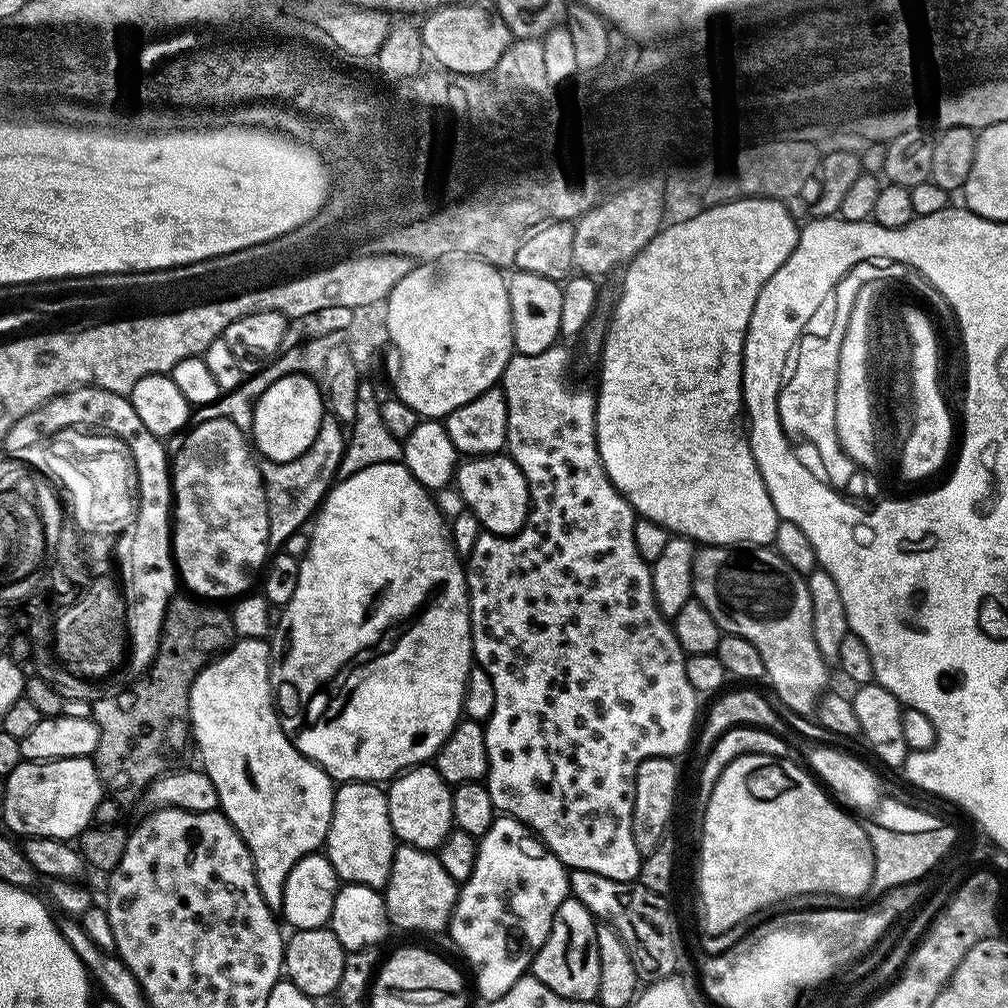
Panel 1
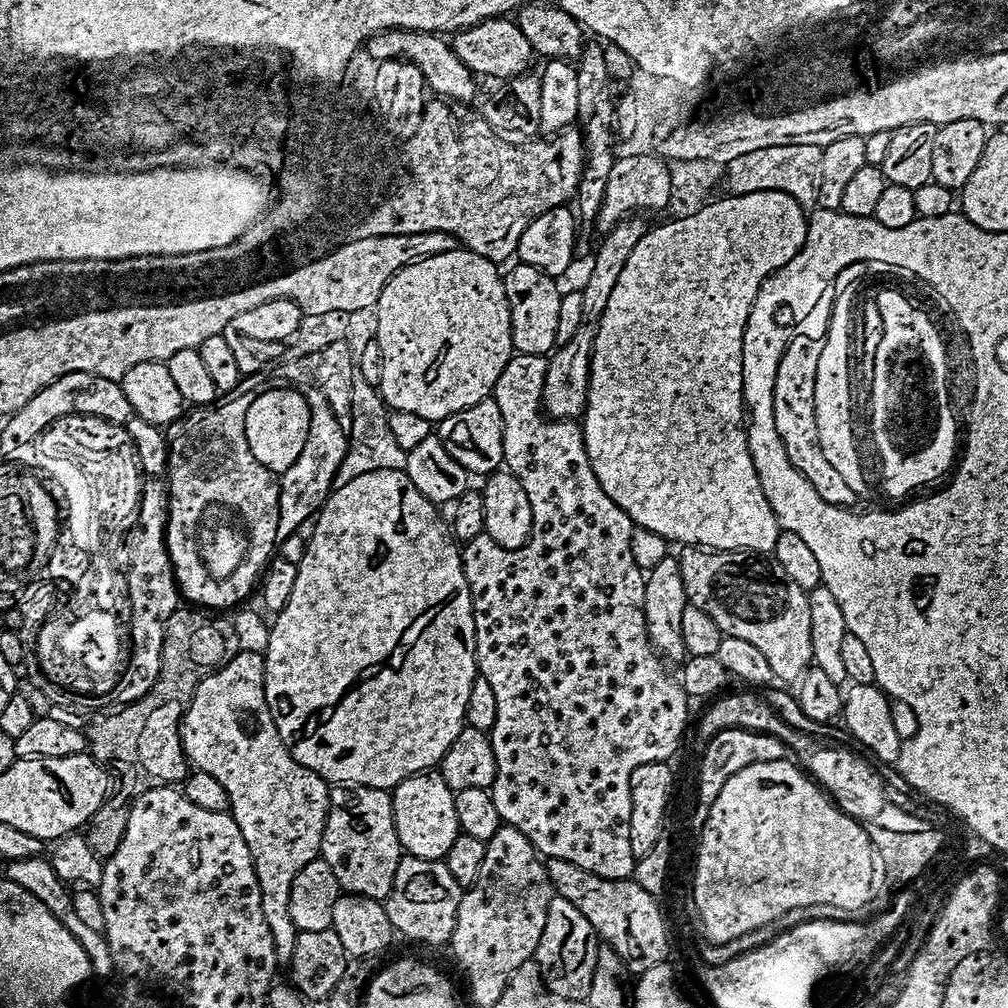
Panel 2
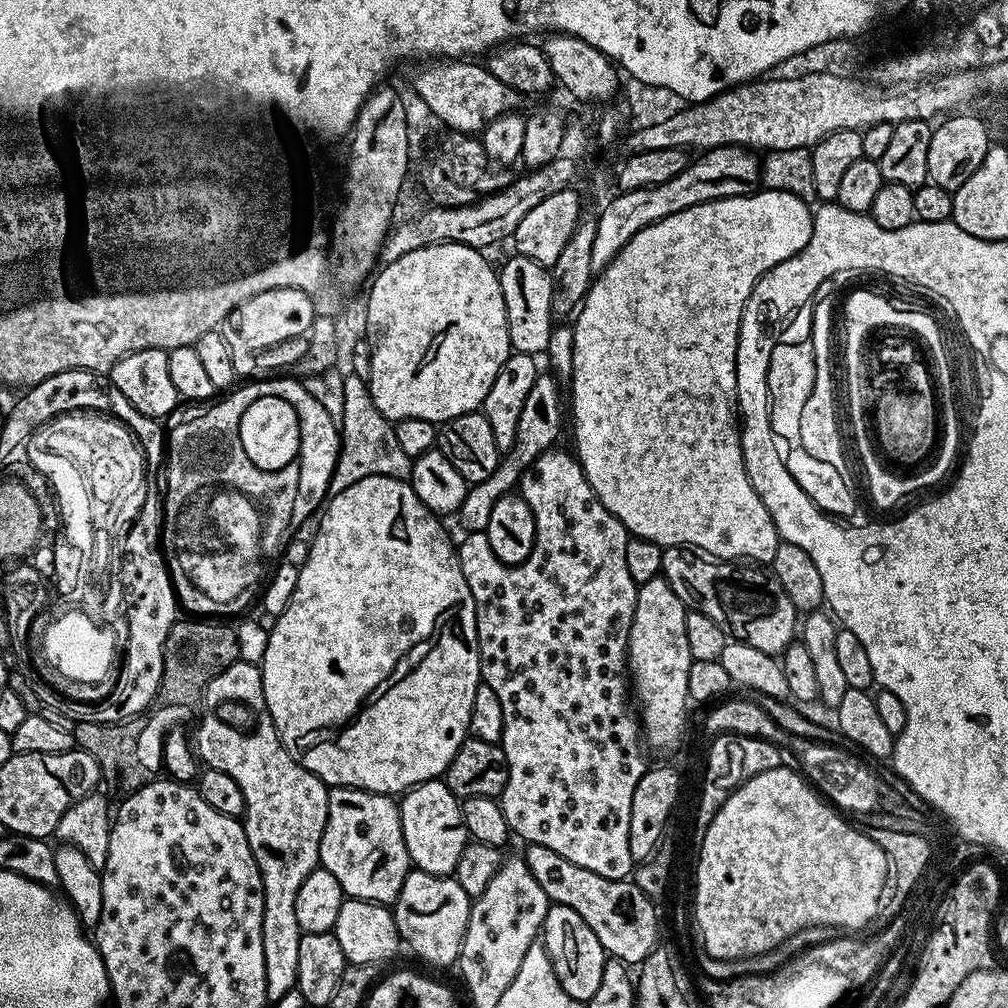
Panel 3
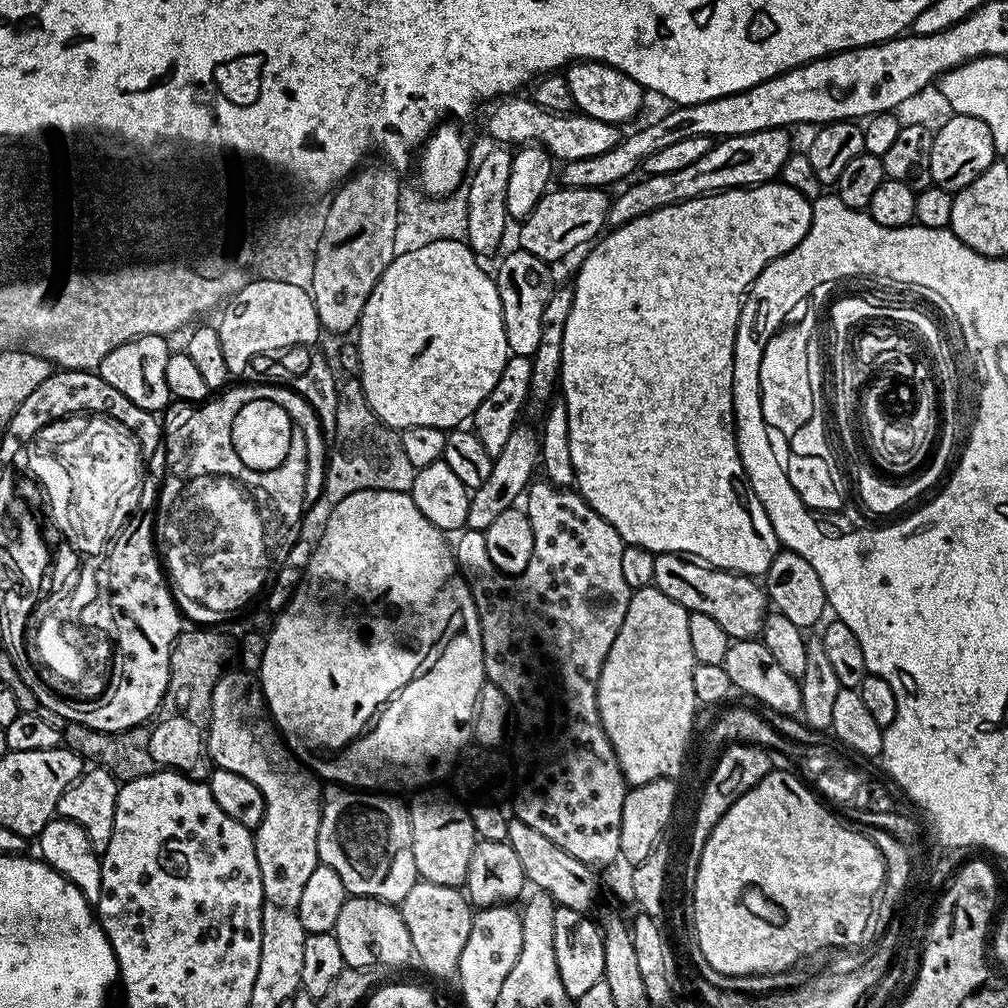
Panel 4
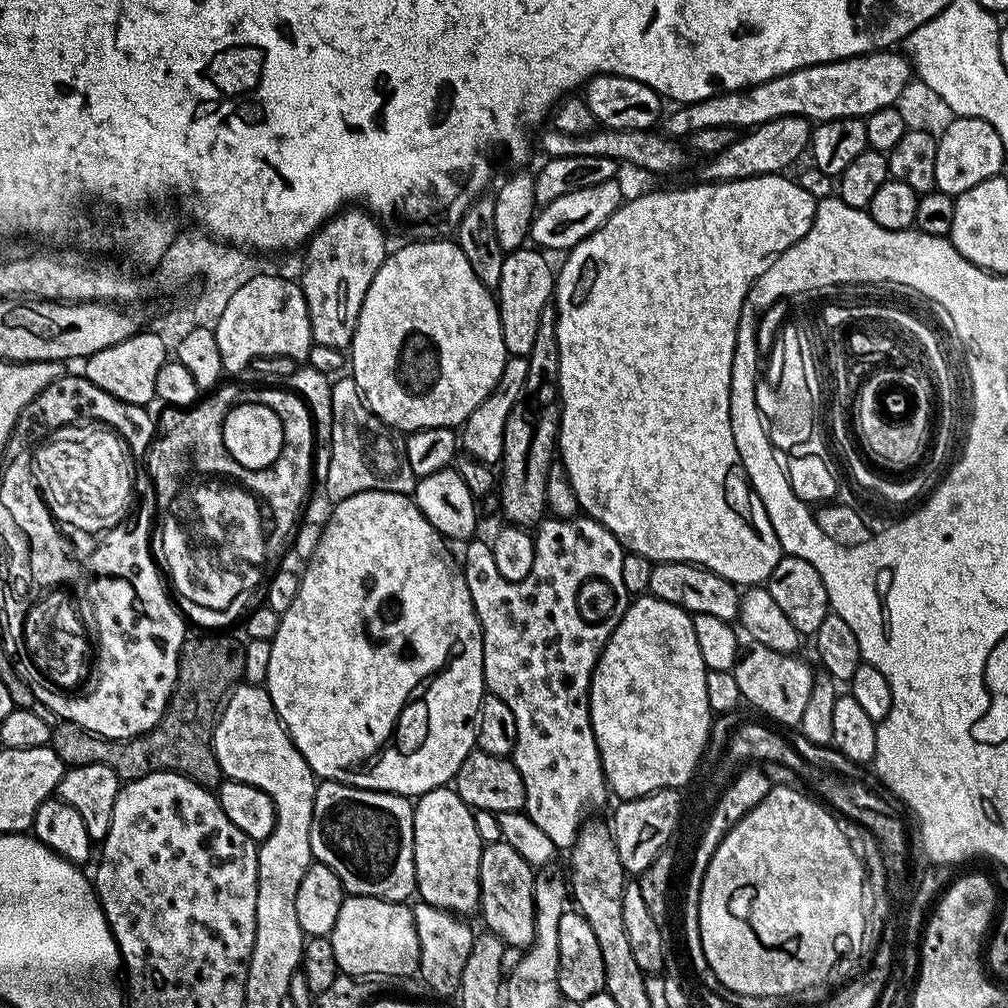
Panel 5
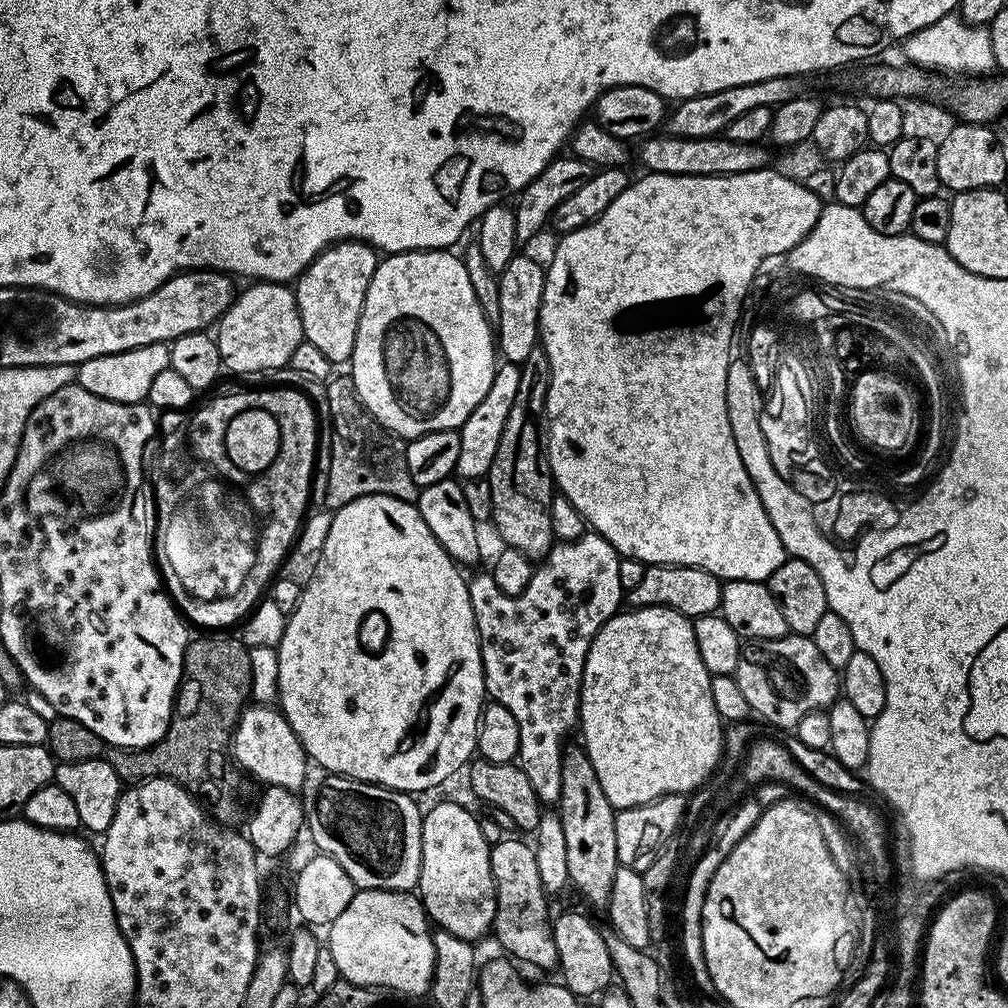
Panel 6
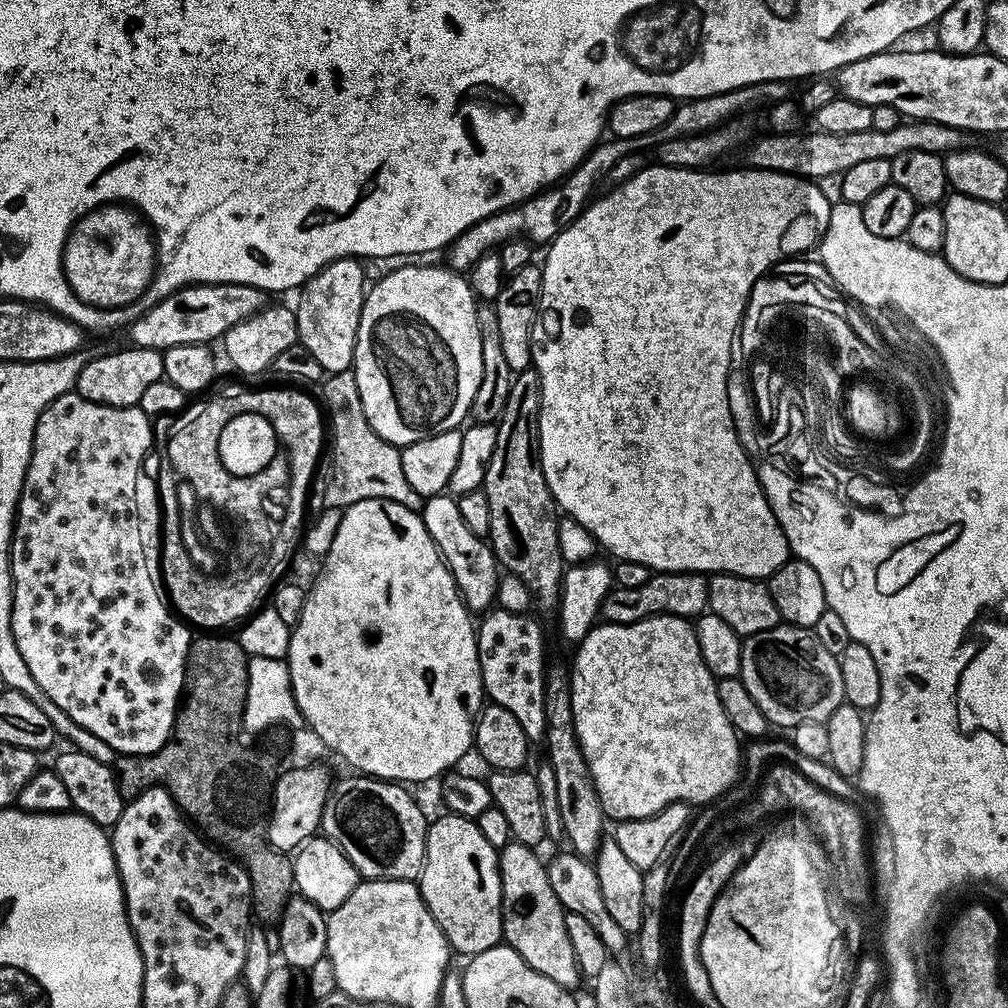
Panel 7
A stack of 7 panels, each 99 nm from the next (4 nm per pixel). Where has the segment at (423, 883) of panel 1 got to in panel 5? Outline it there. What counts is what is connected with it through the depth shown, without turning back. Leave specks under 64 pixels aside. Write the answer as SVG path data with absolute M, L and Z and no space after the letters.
M416 902L411 905L411 909L420 943L419 979L424 979L430 991L440 996L455 997L460 991L462 970L466 970L466 958L470 958L474 931L464 921L467 919L463 915L447 912L438 906Z

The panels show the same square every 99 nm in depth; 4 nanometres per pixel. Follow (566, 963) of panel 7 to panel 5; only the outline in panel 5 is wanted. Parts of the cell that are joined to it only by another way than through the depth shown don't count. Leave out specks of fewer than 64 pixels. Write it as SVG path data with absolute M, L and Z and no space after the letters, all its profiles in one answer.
M506 843L484 844L478 866L480 879L479 915L484 915L483 927L495 933L509 949L530 947L534 938L534 882L536 872L513 846Z

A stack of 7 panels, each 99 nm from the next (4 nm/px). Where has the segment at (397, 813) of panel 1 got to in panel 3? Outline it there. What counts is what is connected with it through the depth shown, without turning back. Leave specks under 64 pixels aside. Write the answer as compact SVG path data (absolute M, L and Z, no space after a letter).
M440 778L427 780L425 784L418 784L403 793L398 804L402 838L406 842L409 861L419 871L435 876L452 876L455 873L458 858L462 858L462 850L470 842L460 806L456 793L450 791Z

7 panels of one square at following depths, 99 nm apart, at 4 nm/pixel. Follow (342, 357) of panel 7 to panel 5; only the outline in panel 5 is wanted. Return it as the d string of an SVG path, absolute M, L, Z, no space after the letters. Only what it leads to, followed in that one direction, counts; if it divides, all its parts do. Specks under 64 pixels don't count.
M344 210L328 220L312 236L302 256L299 286L304 291L315 343L341 350L352 347L358 314L390 248L375 215L367 210Z

